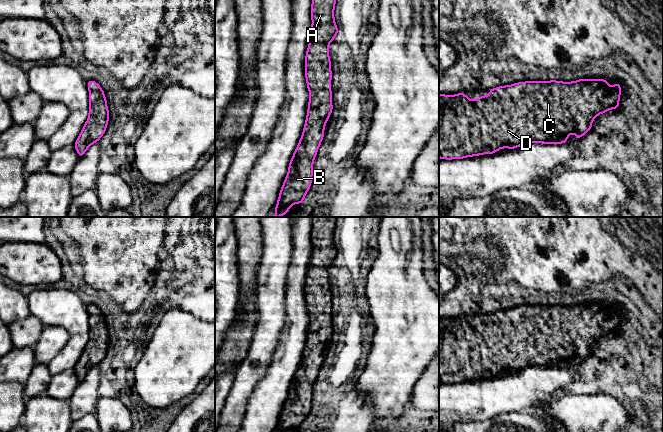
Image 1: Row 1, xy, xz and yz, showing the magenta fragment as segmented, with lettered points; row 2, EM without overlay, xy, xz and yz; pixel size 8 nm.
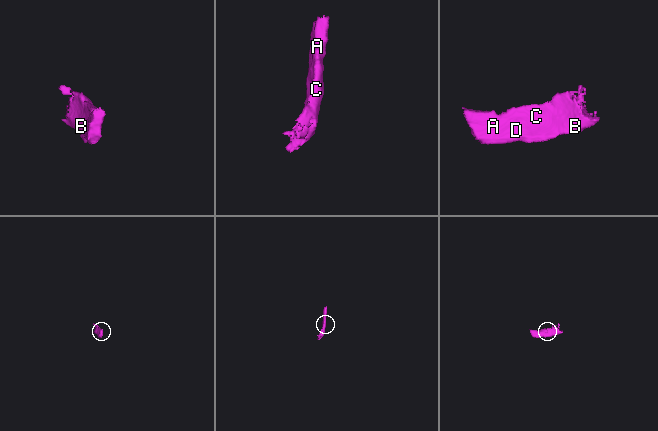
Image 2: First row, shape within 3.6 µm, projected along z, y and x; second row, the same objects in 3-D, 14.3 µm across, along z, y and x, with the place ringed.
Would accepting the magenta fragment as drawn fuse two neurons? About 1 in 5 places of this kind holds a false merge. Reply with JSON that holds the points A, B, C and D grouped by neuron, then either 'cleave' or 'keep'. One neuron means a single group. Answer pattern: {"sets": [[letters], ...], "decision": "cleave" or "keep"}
{"sets": [["A", "B", "C", "D"]], "decision": "keep"}

